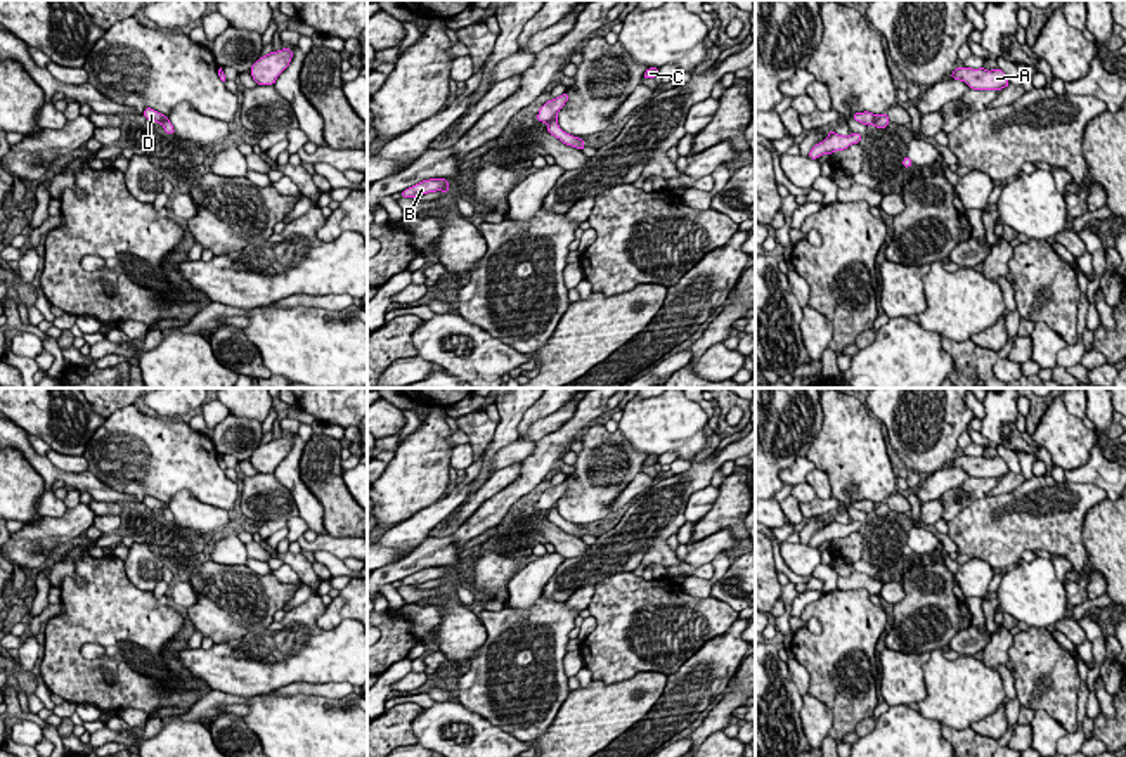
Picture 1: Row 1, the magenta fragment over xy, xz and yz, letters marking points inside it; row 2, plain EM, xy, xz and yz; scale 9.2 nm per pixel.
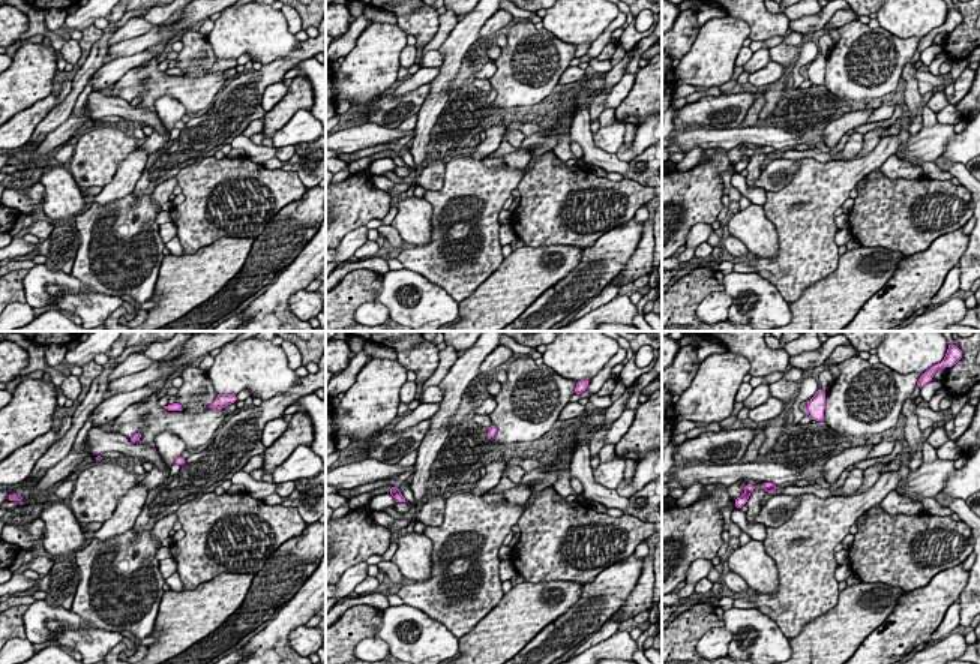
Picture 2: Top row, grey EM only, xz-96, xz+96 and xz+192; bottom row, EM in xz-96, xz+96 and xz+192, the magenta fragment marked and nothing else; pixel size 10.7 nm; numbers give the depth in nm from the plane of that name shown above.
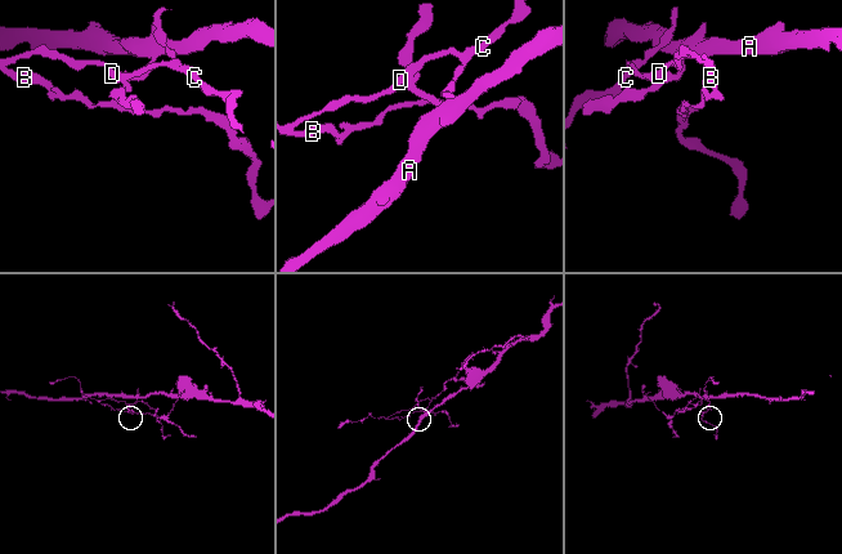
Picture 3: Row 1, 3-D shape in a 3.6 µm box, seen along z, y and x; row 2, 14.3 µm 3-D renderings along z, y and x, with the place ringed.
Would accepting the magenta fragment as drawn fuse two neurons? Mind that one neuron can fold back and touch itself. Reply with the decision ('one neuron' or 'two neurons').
two neurons

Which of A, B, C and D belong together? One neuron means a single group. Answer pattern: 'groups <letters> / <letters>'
groups A / B C D

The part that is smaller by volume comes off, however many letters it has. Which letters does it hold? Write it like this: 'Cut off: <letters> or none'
Cut off: B, C, D

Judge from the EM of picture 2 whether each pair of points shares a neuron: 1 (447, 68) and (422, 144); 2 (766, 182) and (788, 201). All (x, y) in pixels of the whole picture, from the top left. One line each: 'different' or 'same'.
1: same
2: different

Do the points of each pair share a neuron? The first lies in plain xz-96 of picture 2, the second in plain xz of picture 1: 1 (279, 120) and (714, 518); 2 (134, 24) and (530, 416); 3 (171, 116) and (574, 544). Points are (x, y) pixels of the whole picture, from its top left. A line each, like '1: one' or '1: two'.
1: one
2: two
3: two

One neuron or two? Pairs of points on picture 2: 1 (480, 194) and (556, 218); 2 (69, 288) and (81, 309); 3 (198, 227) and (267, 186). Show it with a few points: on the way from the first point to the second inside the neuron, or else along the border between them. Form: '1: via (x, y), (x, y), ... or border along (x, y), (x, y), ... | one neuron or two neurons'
1: border along (539, 159), (517, 188) | two neurons
2: via (69, 293), (78, 305) | one neuron
3: via (215, 210), (227, 198), (251, 195) | one neuron

